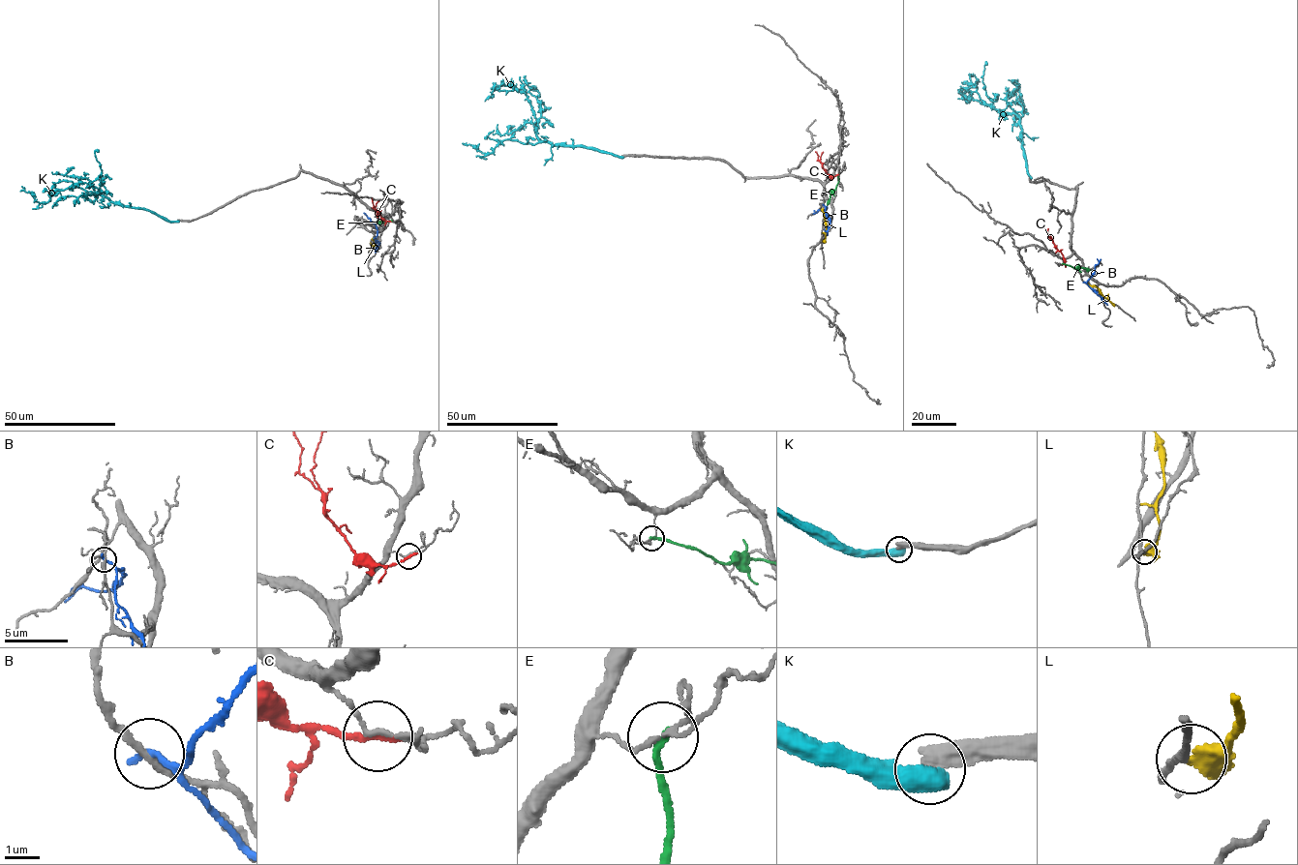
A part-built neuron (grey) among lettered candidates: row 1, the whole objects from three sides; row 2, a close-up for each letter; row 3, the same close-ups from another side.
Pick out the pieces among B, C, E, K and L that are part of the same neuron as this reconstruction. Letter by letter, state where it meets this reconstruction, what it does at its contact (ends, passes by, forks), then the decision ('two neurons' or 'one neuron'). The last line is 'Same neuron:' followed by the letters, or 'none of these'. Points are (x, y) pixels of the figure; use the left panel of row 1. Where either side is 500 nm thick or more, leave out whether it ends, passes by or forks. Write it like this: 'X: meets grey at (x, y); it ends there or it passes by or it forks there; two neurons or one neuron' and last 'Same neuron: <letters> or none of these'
B: meets grey at (374, 237); it ends there; two neurons
C: meets grey at (390, 222); it ends there; two neurons
E: meets grey at (391, 221); it ends there; two neurons
K: meets grey at (178, 221); two neurons
L: meets grey at (370, 251); it passes by; two neurons
Same neuron: none of these

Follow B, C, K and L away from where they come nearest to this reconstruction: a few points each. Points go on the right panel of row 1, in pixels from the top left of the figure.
B: (1084, 282), (1102, 300)
C: (1063, 263), (1063, 254), (1048, 236), (1048, 228)
K: (1030, 177), (1020, 119), (985, 104), (969, 74), (980, 81)
L: (1113, 304), (1087, 283)

